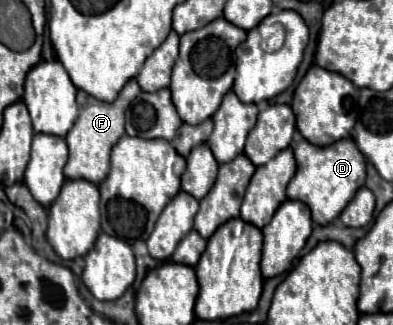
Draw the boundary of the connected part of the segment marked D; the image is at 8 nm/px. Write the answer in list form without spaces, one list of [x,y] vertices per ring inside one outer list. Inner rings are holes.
[[[302,139],[294,147],[294,157],[298,163],[298,171],[294,179],[288,183],[288,199],[302,201],[308,205],[312,213],[312,221],[318,225],[328,225],[340,217],[346,203],[356,195],[366,181],[366,161],[364,155],[358,151],[352,139],[342,139],[328,147],[316,147]]]

